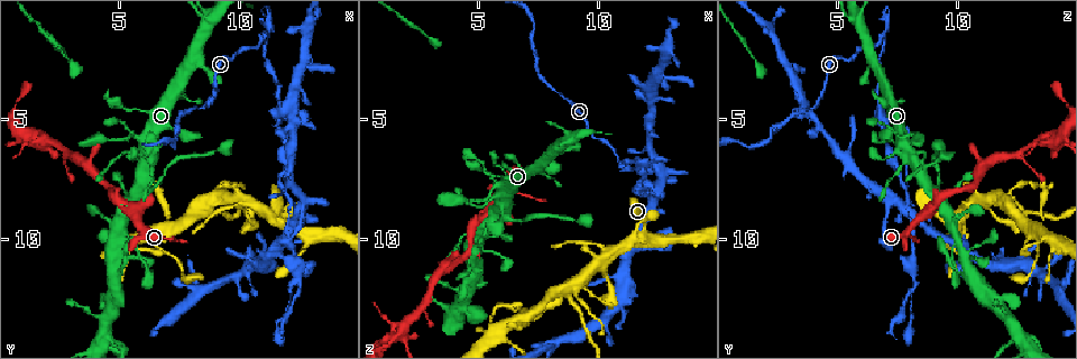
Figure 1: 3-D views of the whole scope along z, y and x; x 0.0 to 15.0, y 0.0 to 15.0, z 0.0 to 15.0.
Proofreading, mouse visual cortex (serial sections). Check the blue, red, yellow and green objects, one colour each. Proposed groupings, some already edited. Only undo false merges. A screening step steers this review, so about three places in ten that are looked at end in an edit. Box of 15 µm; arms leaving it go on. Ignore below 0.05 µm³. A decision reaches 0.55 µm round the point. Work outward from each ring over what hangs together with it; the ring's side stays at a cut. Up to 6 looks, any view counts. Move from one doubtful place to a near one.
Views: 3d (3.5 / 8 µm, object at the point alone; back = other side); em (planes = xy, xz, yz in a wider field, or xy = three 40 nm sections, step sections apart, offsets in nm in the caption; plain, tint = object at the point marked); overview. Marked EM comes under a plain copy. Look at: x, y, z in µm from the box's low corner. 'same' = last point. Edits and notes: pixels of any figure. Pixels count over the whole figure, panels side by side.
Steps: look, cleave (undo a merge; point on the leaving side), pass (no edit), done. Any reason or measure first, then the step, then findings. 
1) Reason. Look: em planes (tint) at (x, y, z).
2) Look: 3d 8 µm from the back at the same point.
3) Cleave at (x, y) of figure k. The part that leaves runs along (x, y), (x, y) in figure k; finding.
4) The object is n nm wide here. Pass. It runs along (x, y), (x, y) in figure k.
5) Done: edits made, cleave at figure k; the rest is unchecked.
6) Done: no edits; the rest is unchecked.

Branch point. Look: 3d 3.5 µm at (10.9, 1.9, 6.7).

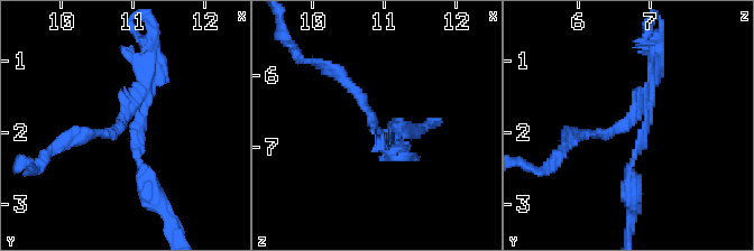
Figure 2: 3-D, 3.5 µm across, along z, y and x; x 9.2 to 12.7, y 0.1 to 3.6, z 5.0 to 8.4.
3 arms meet here; the arms are 100, 150, 150 nm wide; now the EM. Look: em xy step 2 (tint) at (10.85, 1.85, 6.75).

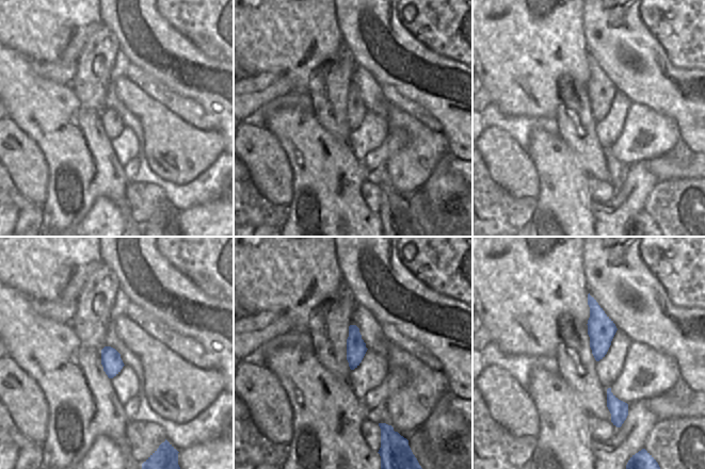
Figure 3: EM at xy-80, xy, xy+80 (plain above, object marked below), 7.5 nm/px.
Pass. It runs along (82, 139), (127, 121), (147, 179) in figure 2; one cell here.

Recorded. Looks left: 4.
Abrupt turn. Look: 3d 3.5 µm at (12.1, 5.0, 6.9).

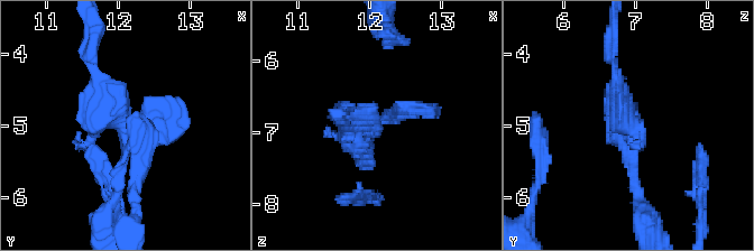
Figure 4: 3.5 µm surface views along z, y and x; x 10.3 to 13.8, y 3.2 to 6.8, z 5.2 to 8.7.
Look: em xy step 5 (tint) at (12.10, 5.10, 6.95).

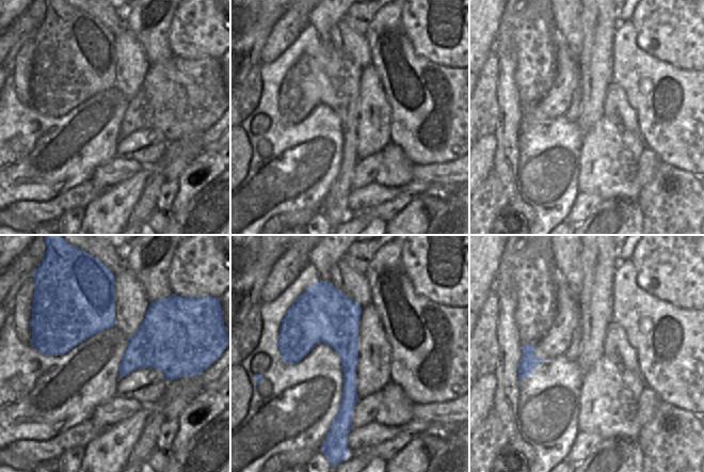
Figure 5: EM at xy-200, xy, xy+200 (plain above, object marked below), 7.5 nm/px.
Pass. It runs along (329, 287), (349, 352), (341, 425) in figure 5; one cell here.

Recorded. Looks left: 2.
Four-way junction. Look: 3d 3.5 µm at (12.3, 8.8, 8.1).

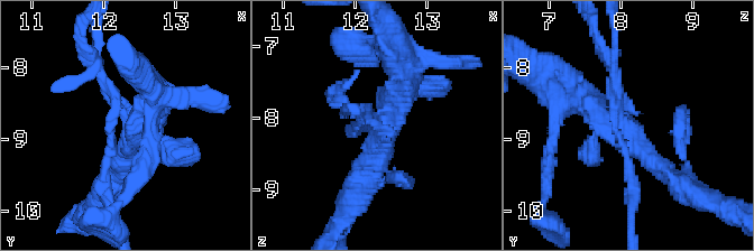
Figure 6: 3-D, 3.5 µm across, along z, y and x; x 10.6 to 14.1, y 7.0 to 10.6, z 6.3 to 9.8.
Look: em xy step 3 (tint) at (12.35, 8.75, 8.05).

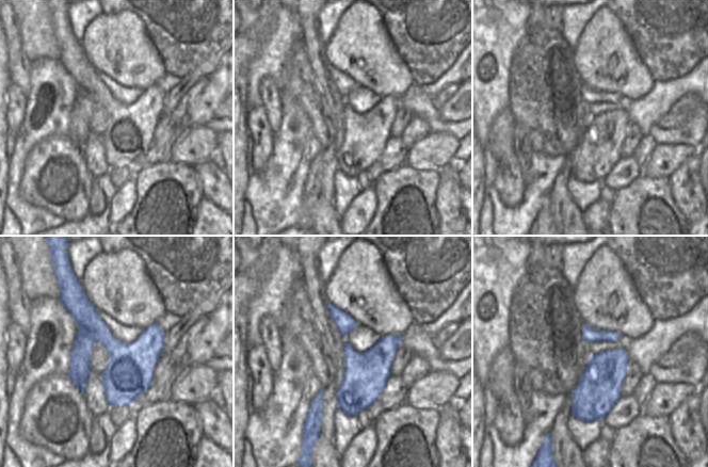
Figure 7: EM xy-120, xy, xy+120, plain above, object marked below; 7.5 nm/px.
Pass. It runs along (610, 61), (625, 129), (671, 177) in figure 6; one cell here.

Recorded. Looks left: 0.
Done: no edits; the rest is unchecked.

